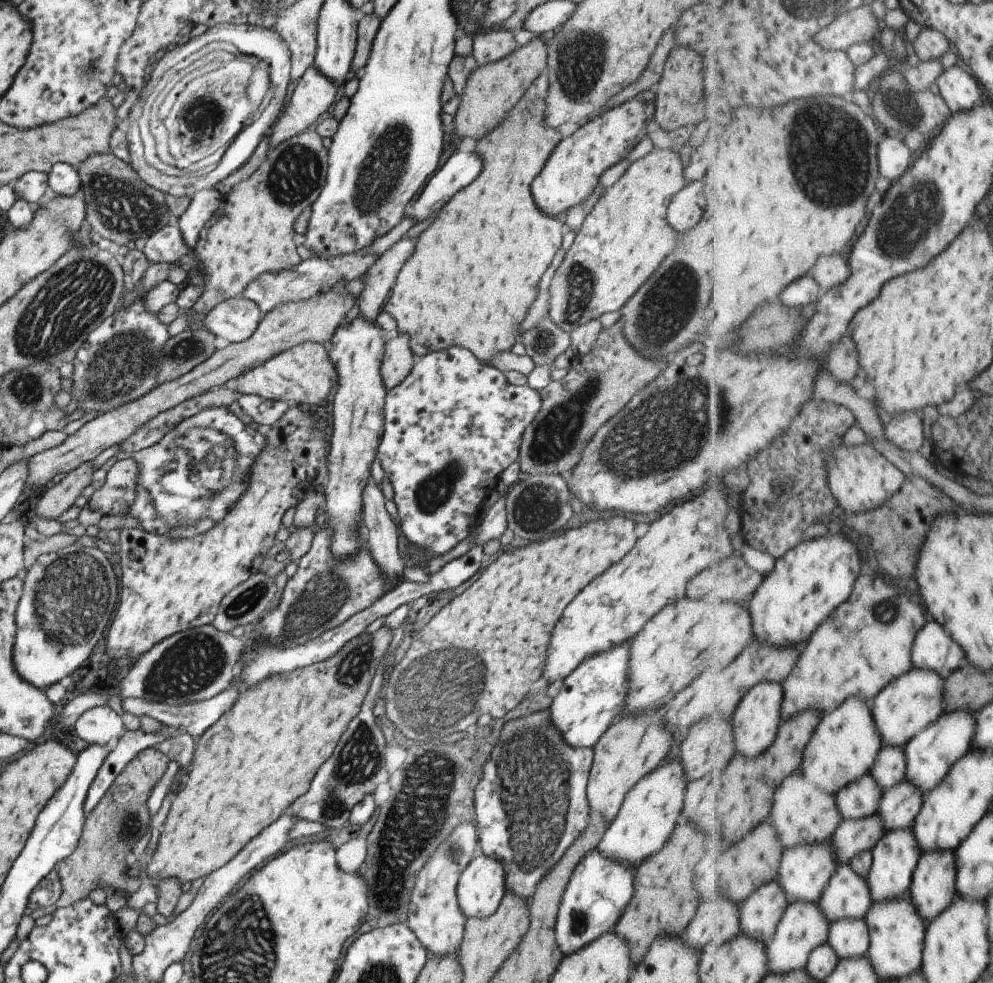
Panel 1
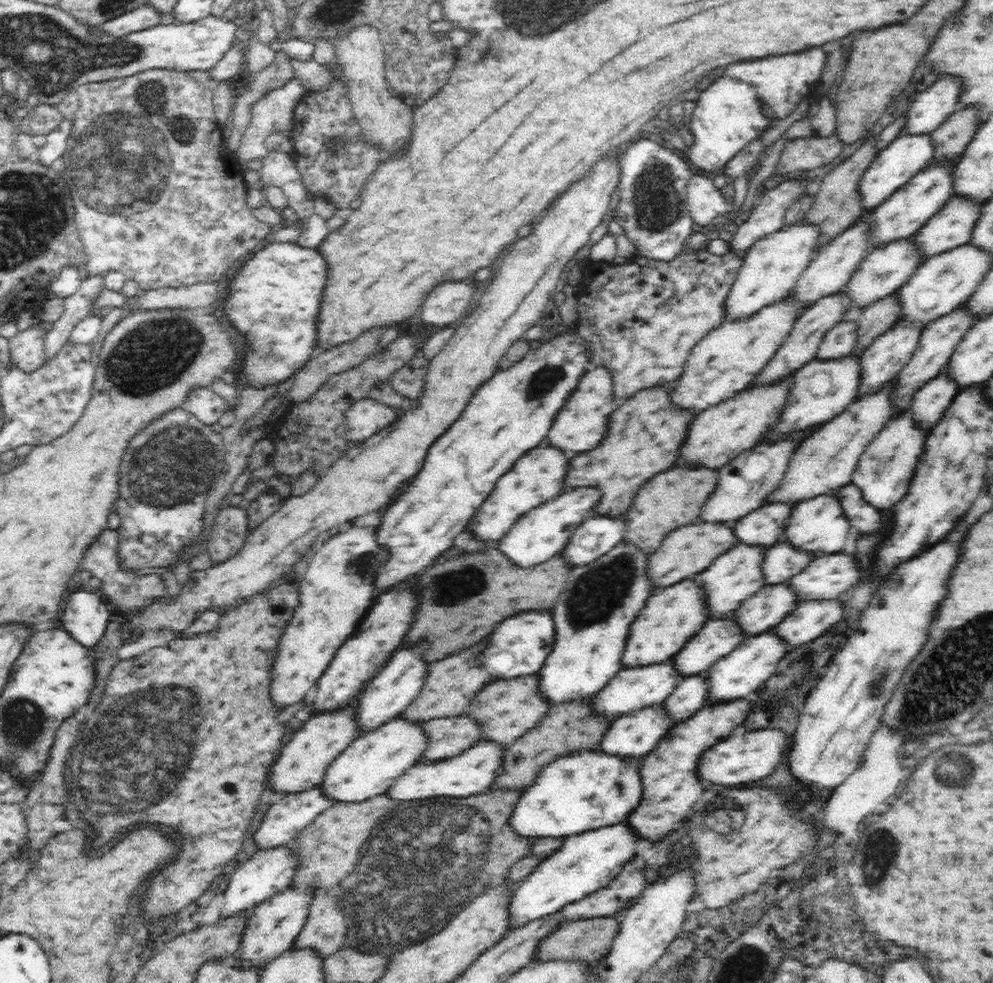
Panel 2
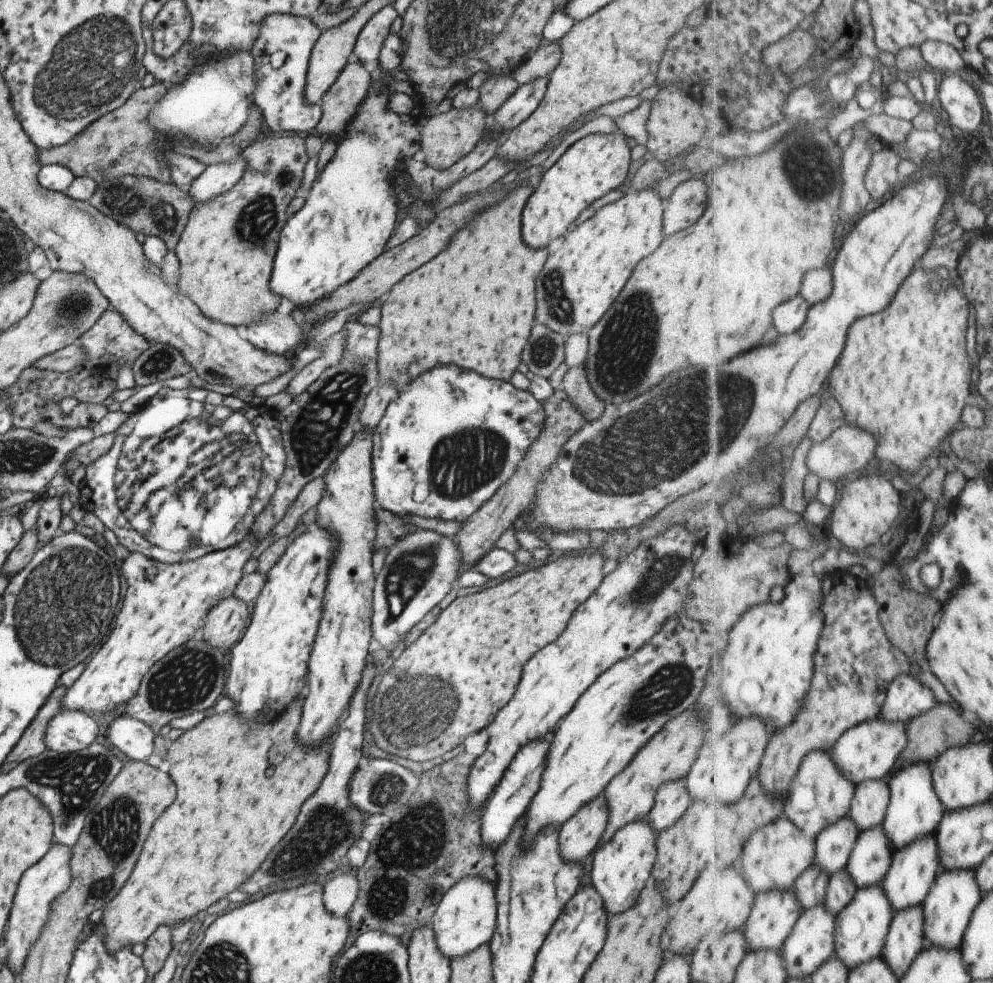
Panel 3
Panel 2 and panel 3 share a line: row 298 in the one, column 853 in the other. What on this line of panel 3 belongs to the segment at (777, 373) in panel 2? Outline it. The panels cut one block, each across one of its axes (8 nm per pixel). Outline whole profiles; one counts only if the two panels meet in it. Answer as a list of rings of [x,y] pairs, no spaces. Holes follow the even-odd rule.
[[[851,815],[841,817],[839,822],[828,826],[817,836],[815,865],[825,869],[830,876],[845,869],[859,835],[857,821]]]

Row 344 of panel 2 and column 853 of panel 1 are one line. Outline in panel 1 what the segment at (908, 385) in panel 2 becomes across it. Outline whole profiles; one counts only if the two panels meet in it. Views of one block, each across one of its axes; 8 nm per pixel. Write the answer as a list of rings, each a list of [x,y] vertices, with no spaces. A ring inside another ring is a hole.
[[[844,918],[831,922],[828,943],[841,959],[867,955],[872,940],[866,919]]]

